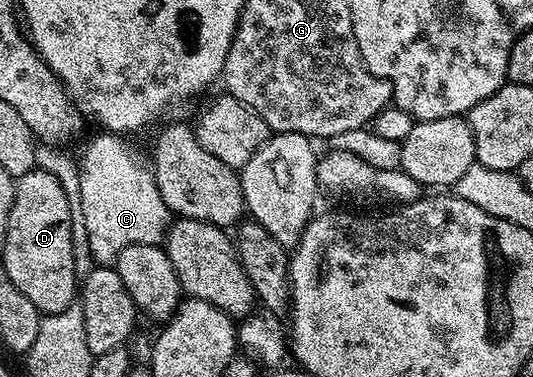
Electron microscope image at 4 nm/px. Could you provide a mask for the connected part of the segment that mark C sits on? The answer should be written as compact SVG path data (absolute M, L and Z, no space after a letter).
M101 131L84 148L84 157L80 156L78 163L81 176L81 206L86 222L89 238L90 254L93 265L115 265L118 254L126 246L135 244L160 244L168 235L170 213L166 202L162 202L162 194L158 190L156 180L152 176L151 167L146 166L123 144L119 135Z

